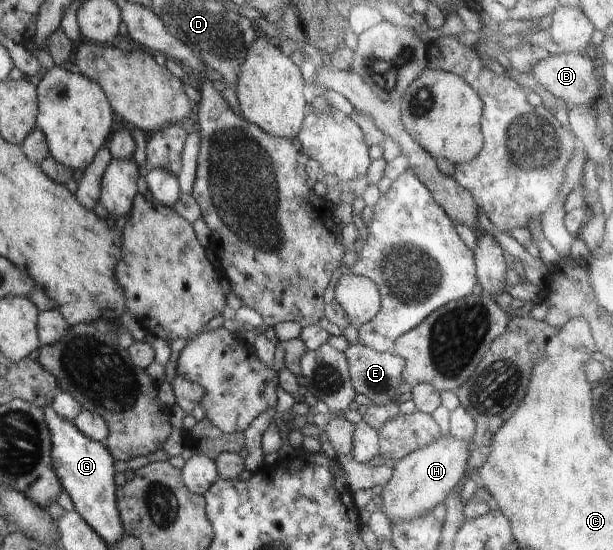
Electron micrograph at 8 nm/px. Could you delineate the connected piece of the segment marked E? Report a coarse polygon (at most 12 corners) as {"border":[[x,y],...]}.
{"border":[[361,343],[345,350],[357,396],[375,405],[398,394],[405,362]]}

